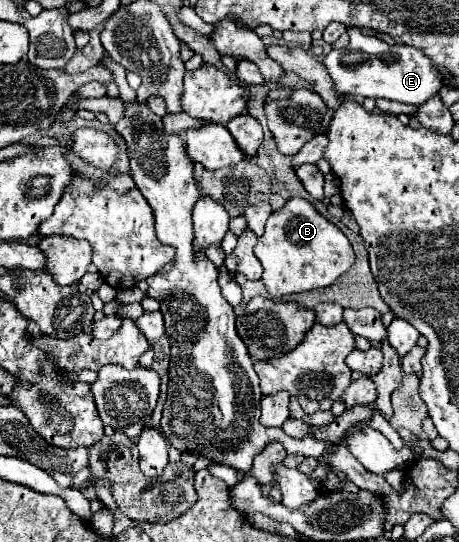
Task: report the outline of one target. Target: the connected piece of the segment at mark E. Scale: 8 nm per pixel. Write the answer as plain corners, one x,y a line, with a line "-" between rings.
356,28
348,30
350,42
342,50
330,50
324,58
322,64
326,66
334,90
340,96
354,98
354,96
364,96
364,98
388,98
396,102
406,102
406,104
422,104
430,96
434,96
442,88
442,78
438,70
430,64
430,60
412,46
388,46
376,36
366,36

